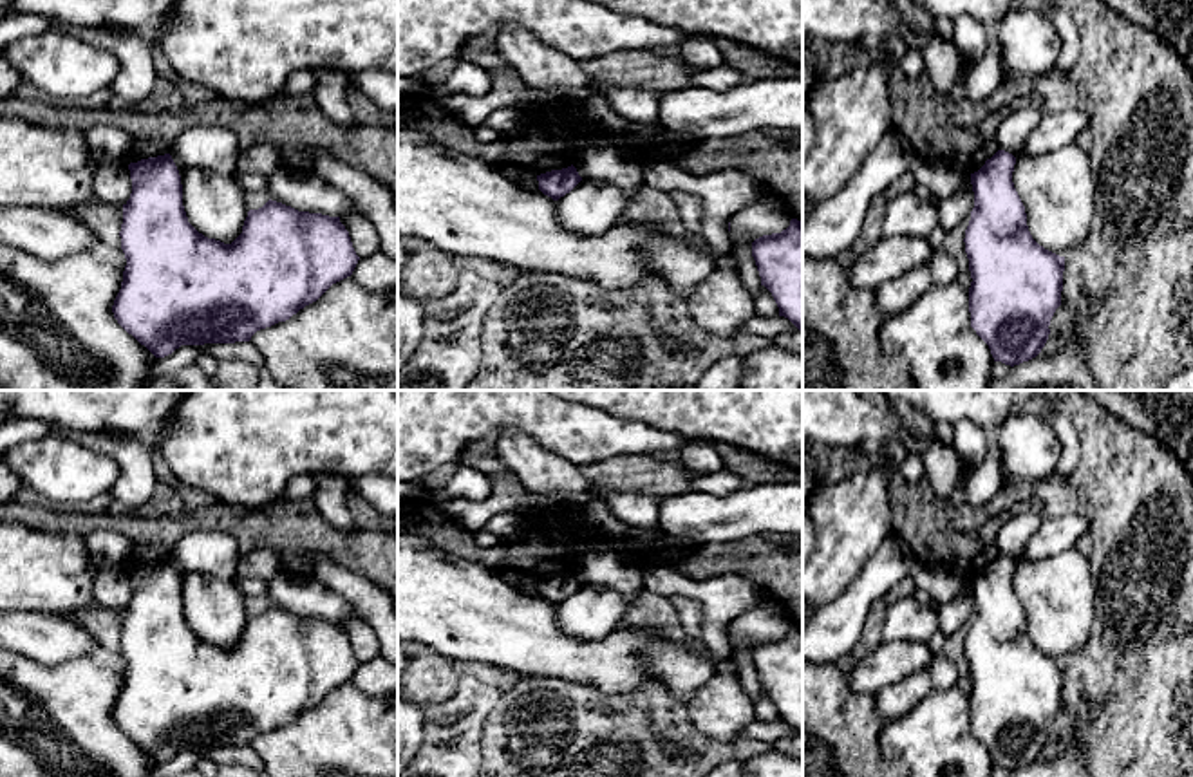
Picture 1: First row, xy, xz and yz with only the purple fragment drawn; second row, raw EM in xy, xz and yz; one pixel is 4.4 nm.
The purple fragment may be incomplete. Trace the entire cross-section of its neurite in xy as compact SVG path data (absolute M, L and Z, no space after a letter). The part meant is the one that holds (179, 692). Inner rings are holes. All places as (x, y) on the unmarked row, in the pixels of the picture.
M170 558L130 567L128 575L132 598L123 609L119 636L127 670L112 717L155 763L164 763L181 750L249 746L257 735L289 725L333 688L351 681L360 665L340 622L298 616L271 604L248 616L242 638L231 649L208 643L188 627L181 580Z

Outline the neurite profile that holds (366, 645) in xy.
M362 618L343 620L340 627L349 636L352 652L360 663L367 663L381 654L381 643L374 629Z

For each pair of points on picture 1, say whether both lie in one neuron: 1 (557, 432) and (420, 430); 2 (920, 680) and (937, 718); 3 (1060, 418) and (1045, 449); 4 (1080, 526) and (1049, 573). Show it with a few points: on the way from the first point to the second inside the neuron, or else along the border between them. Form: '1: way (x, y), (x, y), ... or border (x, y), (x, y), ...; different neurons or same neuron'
1: way (523, 412), (454, 412); same neuron
2: border (931, 689), (917, 705), (892, 720); different neurons
3: border (1040, 418), (1060, 443), (1056, 472); different neurons
4: border (1074, 548), (1023, 561); different neurons

